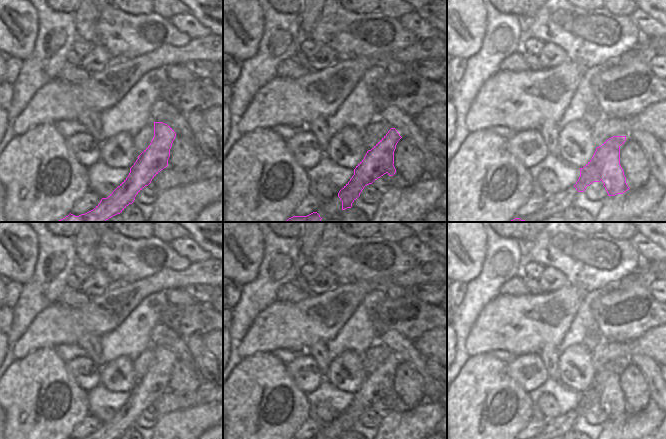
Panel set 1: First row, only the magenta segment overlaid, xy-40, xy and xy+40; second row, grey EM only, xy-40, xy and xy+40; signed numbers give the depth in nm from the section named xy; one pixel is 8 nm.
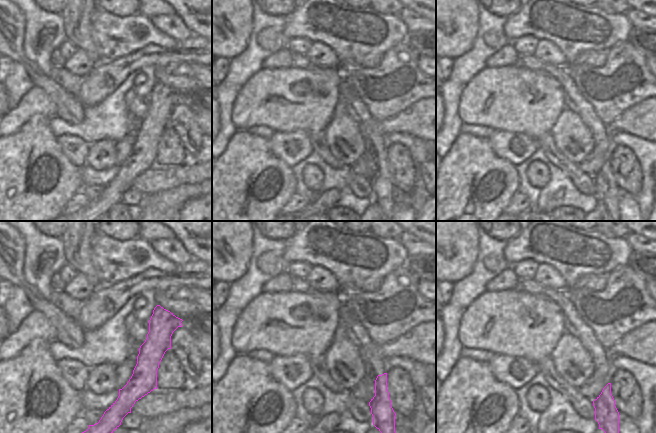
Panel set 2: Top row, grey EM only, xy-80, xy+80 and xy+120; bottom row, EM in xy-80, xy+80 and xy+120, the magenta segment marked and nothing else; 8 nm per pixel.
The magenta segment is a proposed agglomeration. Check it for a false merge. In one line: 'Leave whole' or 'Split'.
Split.

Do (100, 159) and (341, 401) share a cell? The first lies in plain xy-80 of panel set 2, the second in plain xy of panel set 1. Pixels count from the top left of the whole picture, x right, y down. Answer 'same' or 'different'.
different

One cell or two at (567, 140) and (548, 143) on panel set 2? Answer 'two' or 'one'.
two

